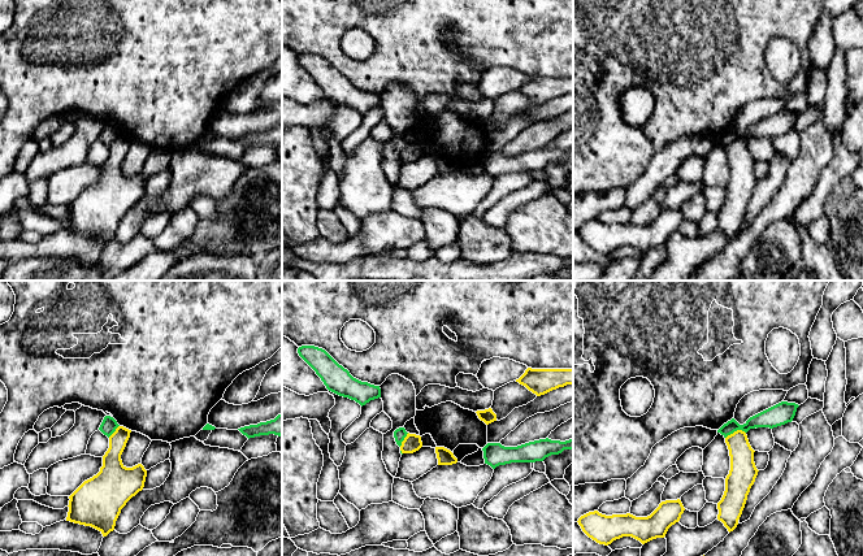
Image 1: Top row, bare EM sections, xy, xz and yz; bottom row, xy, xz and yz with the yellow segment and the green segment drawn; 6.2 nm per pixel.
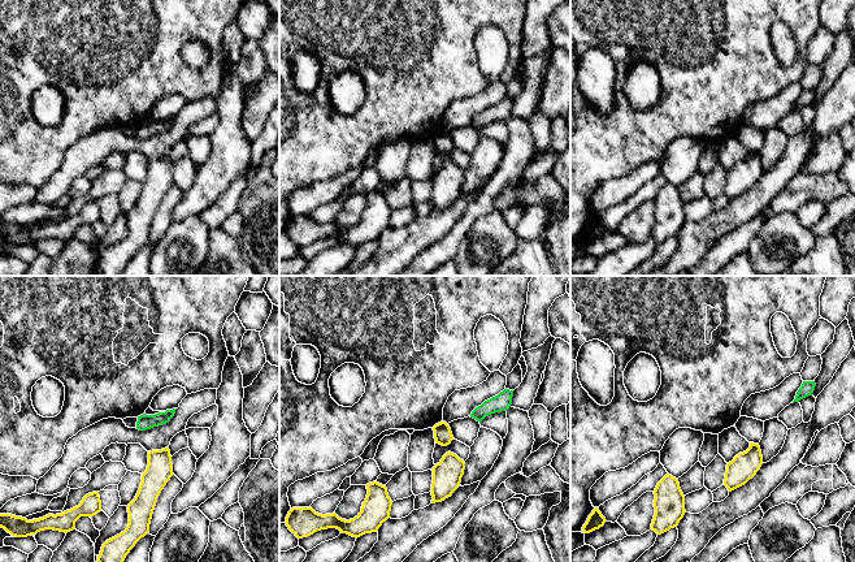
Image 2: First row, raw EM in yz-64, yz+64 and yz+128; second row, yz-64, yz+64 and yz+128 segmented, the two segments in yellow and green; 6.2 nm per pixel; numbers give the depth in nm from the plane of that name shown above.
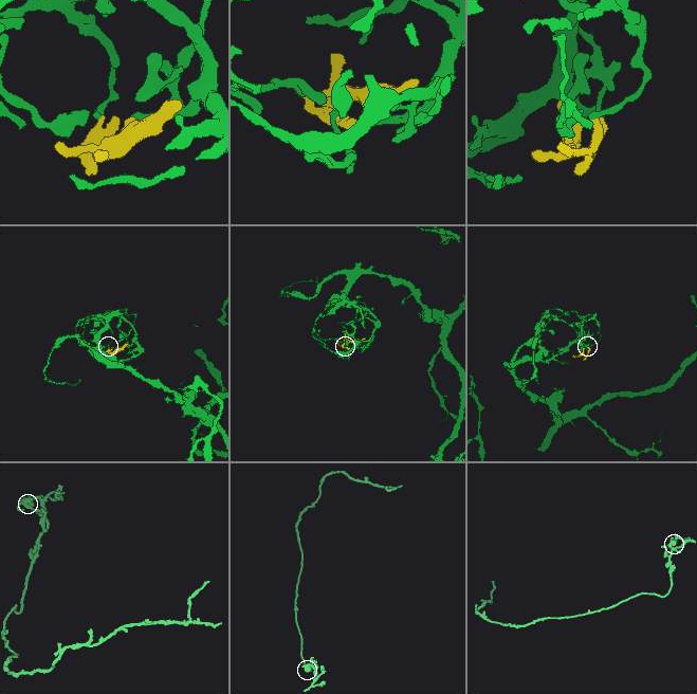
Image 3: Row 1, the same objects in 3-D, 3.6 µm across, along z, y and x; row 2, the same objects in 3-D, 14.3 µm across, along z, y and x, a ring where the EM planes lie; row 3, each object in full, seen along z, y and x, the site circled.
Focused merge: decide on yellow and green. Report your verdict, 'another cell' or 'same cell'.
another cell

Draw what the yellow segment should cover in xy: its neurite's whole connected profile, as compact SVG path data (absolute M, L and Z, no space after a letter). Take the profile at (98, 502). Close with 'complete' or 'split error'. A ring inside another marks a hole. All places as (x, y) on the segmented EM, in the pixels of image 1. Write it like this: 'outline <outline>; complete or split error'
outline M118 426L109 436L109 448L103 466L69 496L66 521L91 526L107 537L126 503L143 490L147 470L142 464L126 468L121 455L131 430Z; complete

